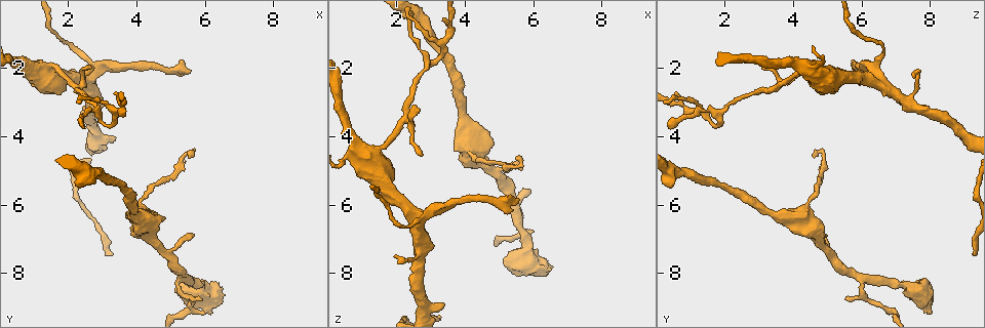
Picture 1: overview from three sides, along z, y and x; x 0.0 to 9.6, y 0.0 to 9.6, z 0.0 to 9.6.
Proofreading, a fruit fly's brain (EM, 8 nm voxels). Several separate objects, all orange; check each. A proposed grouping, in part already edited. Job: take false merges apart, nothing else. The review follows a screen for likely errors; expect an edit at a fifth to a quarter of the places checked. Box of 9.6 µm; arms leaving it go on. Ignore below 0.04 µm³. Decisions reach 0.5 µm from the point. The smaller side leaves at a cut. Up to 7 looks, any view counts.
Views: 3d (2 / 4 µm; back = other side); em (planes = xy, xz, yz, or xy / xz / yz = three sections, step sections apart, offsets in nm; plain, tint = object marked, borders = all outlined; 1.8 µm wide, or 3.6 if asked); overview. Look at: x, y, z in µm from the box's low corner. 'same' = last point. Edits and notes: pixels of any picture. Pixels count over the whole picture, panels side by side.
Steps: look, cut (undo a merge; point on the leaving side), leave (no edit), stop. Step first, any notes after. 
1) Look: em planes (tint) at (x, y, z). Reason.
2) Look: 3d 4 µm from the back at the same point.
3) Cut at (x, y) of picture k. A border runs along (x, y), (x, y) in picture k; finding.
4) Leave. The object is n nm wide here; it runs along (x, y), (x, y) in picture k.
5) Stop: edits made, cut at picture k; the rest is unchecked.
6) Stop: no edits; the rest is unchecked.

Look: 3d 4 µm at (1.20, 2.20, 4.65). Sharp bend.

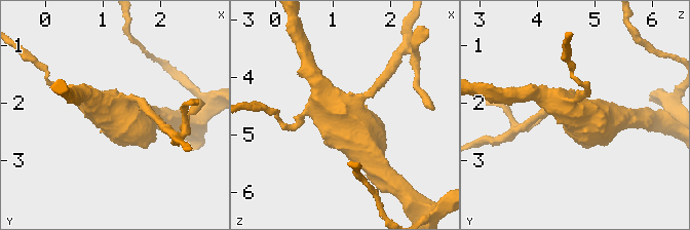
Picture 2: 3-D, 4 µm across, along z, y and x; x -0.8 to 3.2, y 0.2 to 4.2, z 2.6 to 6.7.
Look: em planes (tint) at (1.10, 2.15, 4.60).

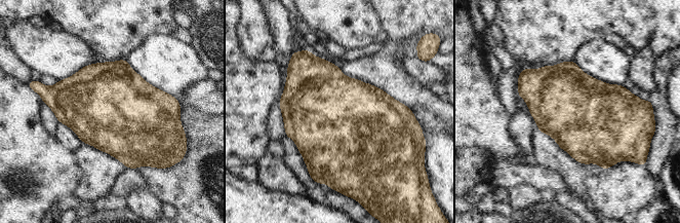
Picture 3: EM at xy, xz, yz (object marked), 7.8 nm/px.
Leave. The object is 600 nm wide here; continuous, no second neuron.

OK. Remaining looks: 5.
Look: em xz step 16 (tint) at (2.40, 2.40, 6.20). Four arms meet.

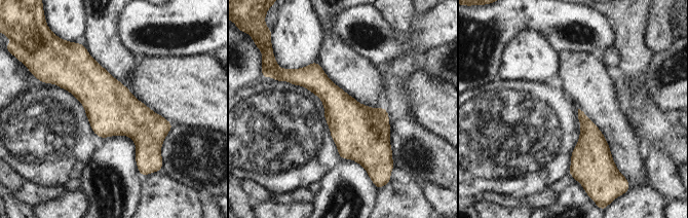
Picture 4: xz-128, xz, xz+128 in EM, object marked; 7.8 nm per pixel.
Look: em planes (borders) at the same point.

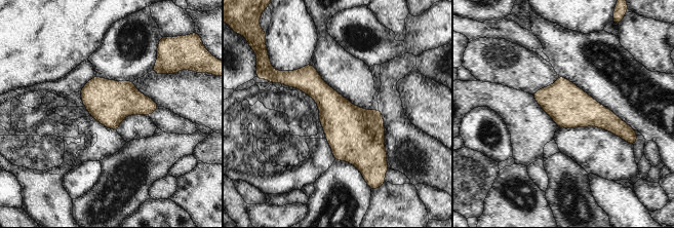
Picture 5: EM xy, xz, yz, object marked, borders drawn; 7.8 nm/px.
Leave. Continuous, no second neuron.

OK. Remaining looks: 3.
Look: 3d 4 µm from the back at (5.90, 8.35, 7.40). Abrupt turn.

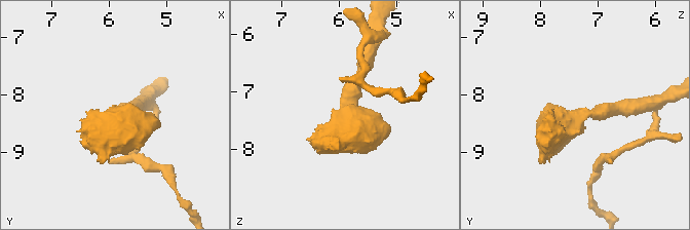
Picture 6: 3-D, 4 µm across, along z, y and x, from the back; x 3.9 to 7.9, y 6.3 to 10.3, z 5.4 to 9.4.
Look: em 3.6 µm xy step 8 (tint) at (5.85, 8.35, 7.35). The arms are 240, 500 nm wide; now the EM.

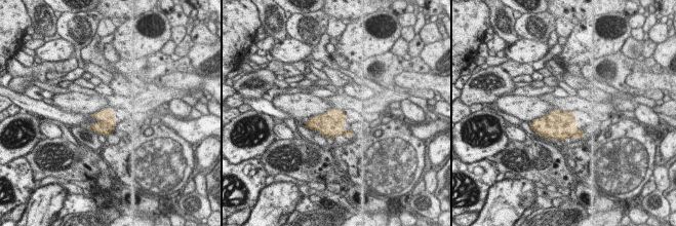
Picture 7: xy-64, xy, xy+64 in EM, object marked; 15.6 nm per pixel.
Leave. The object is 300 nm wide here; continuous, no second neuron.

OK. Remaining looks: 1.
Stop: no edits; the rest is unchecked.

